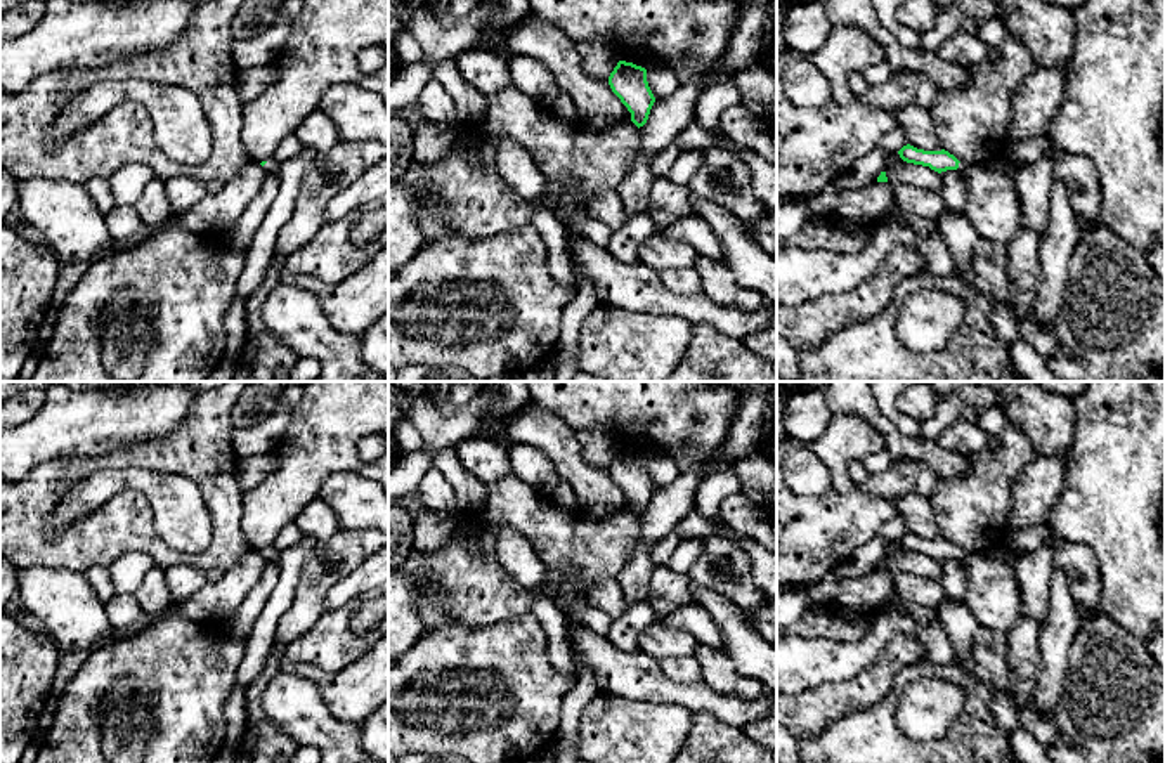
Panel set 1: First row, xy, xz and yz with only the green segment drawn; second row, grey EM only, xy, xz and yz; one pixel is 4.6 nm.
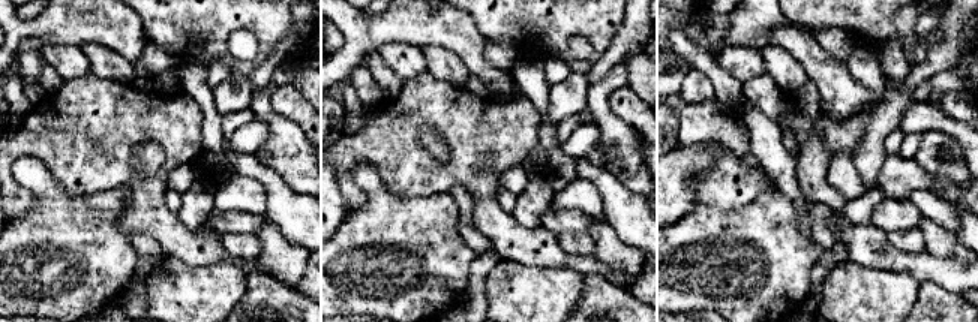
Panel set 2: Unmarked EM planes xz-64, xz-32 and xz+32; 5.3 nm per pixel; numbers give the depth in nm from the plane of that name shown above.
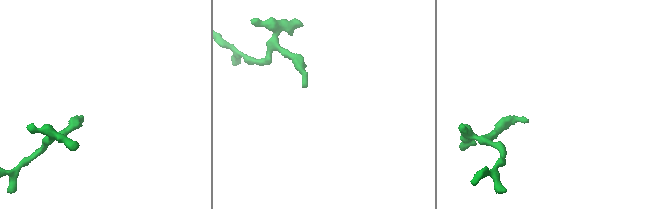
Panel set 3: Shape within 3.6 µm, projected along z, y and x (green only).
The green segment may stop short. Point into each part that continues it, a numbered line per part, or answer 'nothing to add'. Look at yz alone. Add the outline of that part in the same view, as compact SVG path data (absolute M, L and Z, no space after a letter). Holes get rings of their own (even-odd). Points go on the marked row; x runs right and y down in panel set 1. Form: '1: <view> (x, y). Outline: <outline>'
1: yz (994, 208). Outline: M999 161L959 163L966 175L966 215L980 238L1009 245L1023 229L1023 205L1014 187L1014 177L1007 175Z

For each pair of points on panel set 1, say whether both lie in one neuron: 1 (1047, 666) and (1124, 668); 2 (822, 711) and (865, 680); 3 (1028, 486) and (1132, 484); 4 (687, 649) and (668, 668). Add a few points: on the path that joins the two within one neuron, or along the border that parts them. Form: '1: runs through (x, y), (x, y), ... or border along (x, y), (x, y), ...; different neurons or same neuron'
1: border along (1077, 626), (1068, 652), (1063, 692), (1056, 706); different neurons
2: runs through (833, 701), (841, 699), (855, 685); same neuron
3: border along (1068, 456), (1063, 491), (1047, 522); different neurons
4: border along (692, 656), (663, 656), (657, 661); different neurons

